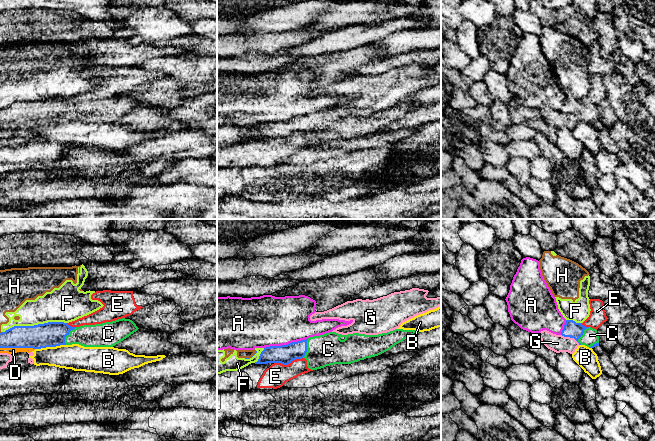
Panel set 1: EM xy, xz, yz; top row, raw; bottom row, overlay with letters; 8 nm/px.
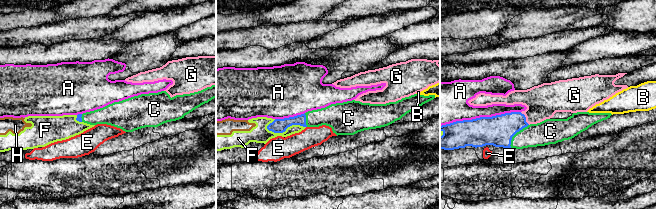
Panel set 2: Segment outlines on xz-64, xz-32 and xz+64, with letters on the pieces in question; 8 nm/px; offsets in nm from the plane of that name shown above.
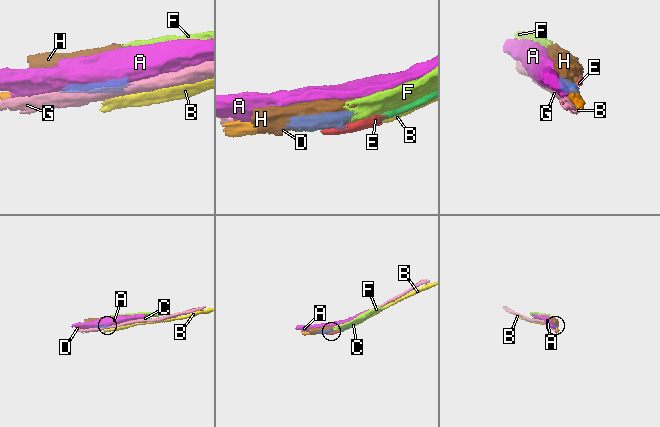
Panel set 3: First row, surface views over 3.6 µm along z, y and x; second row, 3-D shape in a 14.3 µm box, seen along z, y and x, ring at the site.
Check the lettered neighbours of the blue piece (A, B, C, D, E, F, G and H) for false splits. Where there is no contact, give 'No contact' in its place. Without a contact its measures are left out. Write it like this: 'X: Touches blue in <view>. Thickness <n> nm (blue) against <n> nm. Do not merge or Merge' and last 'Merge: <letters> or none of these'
A: Touches blue in xz. Thickness 160 nm (blue) against 400 nm. Do not merge
B: Touches blue in xy. Thickness 200 nm (blue) against 200 nm. Do not merge
C: Touches blue in xy. Thickness 200 nm (blue) against 190 nm. Merge
D: Touches blue in xy. Thickness 190 nm (blue) against 50 nm. Merge
E: Touches blue in xz. Thickness 160 nm (blue) against 180 nm. Do not merge
F: Touches blue in xy. Thickness 200 nm (blue) against 260 nm. Do not merge
G: Touches blue in yz. Thickness 130 nm (blue) against 140 nm. Do not merge
H: Touches blue in xz. Thickness 20 nm (blue) against 60 nm. Do not merge
Merge: C, D

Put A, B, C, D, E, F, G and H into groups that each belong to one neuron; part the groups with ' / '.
A / B / C D / E / F H / G

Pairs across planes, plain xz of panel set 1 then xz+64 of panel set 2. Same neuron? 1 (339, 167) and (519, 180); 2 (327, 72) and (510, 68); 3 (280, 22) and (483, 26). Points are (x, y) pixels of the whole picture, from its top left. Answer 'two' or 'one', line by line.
1: one
2: one
3: one

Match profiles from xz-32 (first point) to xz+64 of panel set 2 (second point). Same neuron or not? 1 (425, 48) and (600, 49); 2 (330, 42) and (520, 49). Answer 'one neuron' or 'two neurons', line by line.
1: two neurons
2: one neuron

